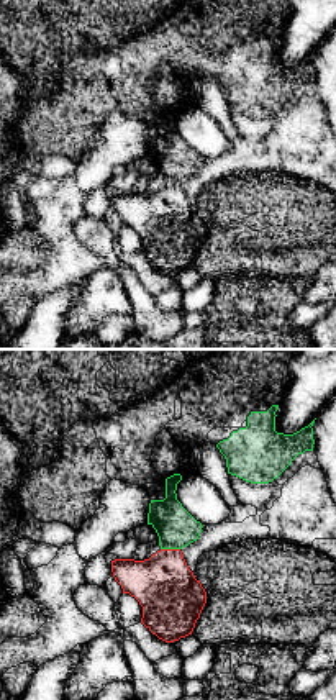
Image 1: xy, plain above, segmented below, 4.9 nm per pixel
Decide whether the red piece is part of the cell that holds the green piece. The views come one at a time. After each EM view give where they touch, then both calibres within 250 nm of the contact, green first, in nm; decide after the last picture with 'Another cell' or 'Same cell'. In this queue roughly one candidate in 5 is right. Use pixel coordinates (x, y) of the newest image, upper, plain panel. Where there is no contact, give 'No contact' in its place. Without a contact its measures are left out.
Touches green at (171, 181). Thickness 190 nm (green) against 300 nm

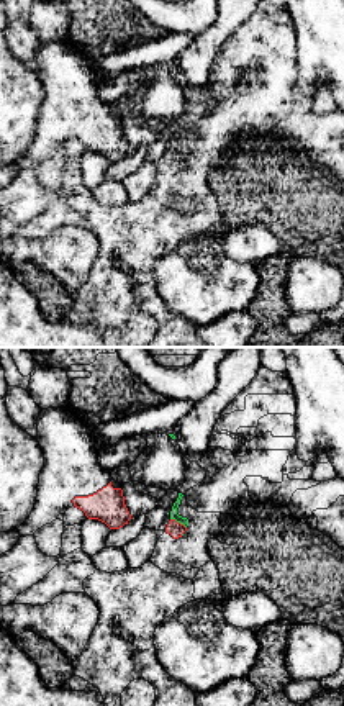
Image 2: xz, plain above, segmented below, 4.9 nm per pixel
Touches green at (179, 154). Thickness 40 nm (green) against 80 nm

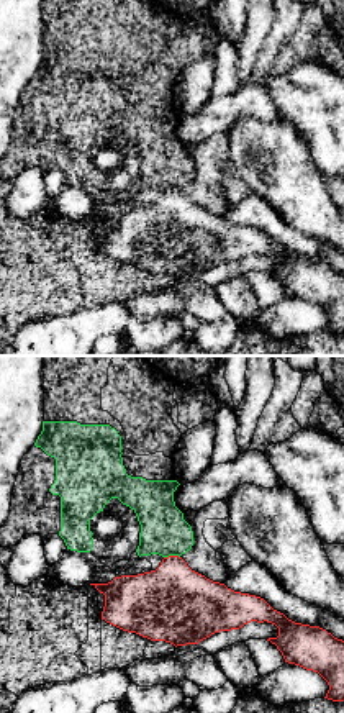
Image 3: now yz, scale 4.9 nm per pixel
Touches green at (171, 187). Thickness 240 nm (green) against 380 nm

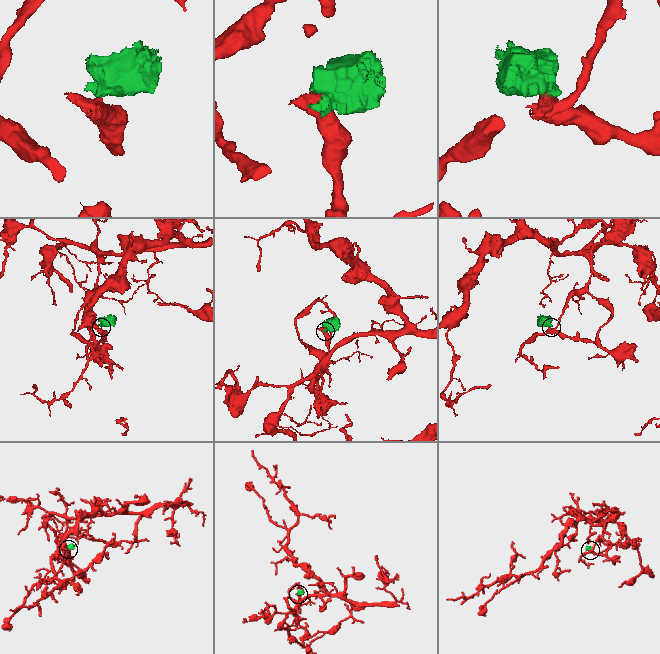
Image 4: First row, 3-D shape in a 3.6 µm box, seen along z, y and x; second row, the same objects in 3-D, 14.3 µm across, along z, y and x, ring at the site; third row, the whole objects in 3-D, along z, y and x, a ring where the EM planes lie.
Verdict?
Another cell

